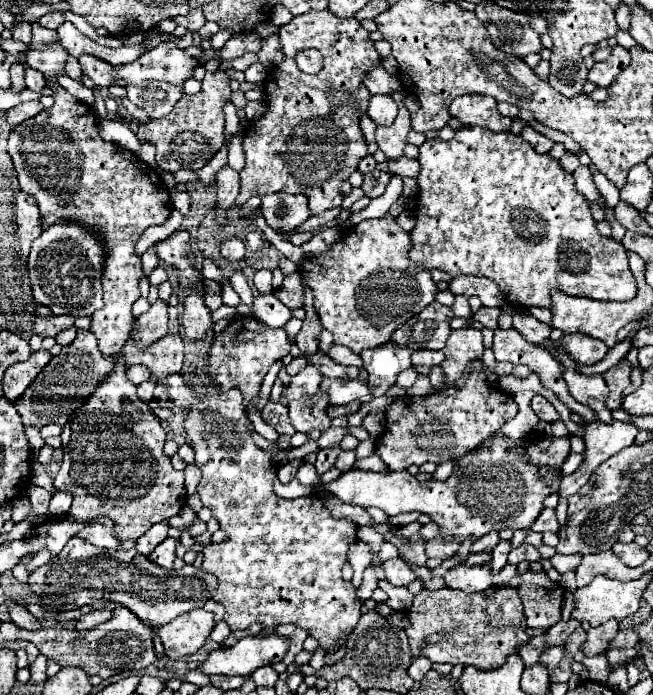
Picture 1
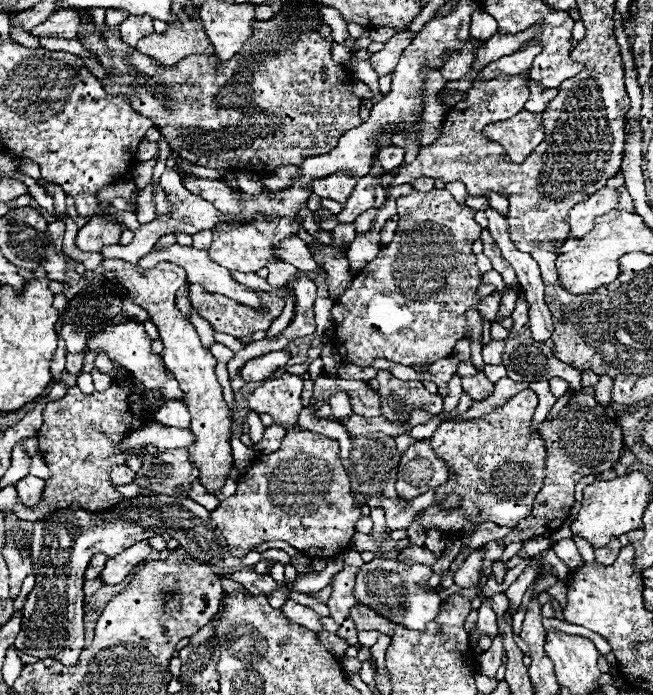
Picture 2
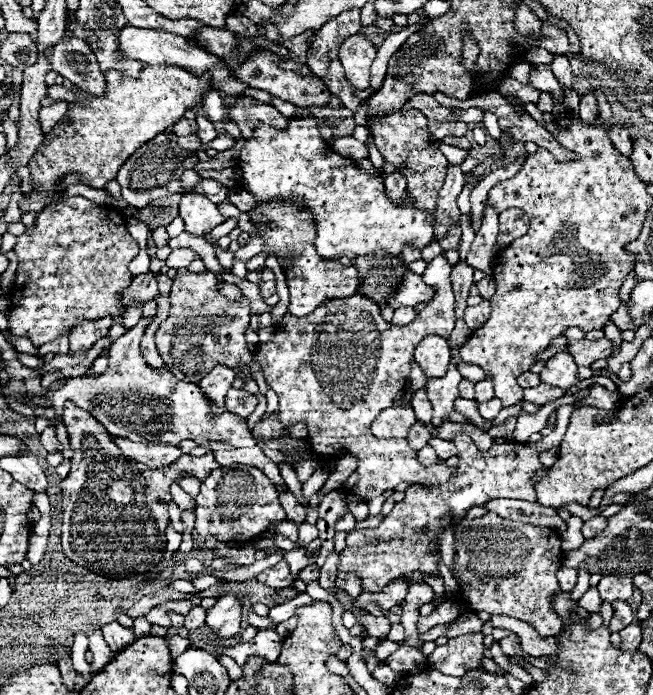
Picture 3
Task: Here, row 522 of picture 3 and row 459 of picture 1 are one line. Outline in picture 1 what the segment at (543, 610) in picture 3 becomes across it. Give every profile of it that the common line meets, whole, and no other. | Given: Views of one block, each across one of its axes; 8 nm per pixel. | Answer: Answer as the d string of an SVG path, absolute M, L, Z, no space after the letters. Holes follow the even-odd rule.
M496 438L490 446L464 454L454 462L454 470L446 482L430 480L418 482L408 470L398 472L370 472L370 470L348 470L338 480L326 484L326 490L338 496L342 502L356 504L362 508L376 506L388 516L402 512L422 512L428 514L440 528L440 536L426 544L428 558L452 558L458 546L466 538L482 538L496 530L528 530L538 514L542 512L542 502L552 490L538 474L538 466L532 466L522 454L510 452L514 446L526 448L528 440Z

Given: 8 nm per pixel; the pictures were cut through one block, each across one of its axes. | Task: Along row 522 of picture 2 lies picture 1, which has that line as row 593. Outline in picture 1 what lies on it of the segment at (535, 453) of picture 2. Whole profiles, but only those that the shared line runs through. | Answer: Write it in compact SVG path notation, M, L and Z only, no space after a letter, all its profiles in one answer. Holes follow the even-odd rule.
M508 586L498 588L494 596L484 596L482 592L466 594L466 592L452 590L452 588L442 588L442 590L436 590L436 592L422 590L414 598L412 608L406 612L406 616L410 620L410 626L406 628L406 634L408 634L412 658L426 656L430 662L452 662L452 664L464 664L464 666L472 664L480 670L490 670L490 668L502 666L506 656L516 652L528 640L528 634L524 632L526 630L526 618L524 618L524 610L522 610L522 600L518 596L518 590L508 588ZM434 632L442 632L444 638L436 644L428 644L426 640Z

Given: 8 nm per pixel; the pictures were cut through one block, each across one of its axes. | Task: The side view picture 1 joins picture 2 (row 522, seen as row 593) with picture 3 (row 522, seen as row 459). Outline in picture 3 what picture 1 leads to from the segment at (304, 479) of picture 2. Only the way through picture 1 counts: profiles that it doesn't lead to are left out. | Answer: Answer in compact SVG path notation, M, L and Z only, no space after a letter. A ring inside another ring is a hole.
M230 464L216 468L200 486L196 498L196 532L202 538L214 536L220 542L246 542L266 532L278 520L286 520L286 512L280 508L276 486L254 466Z

